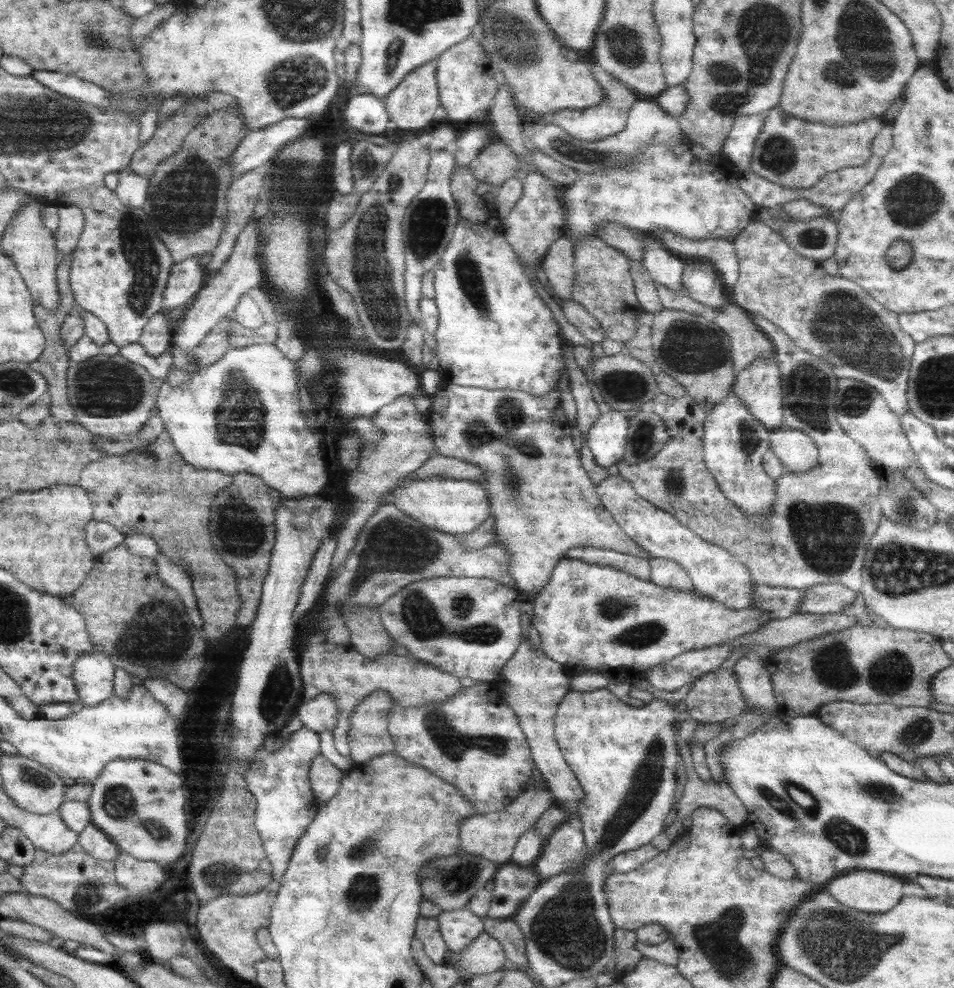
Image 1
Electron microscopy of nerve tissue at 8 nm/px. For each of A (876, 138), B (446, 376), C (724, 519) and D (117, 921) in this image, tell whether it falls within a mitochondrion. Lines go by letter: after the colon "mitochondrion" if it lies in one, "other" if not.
A: other
B: other
C: other
D: other

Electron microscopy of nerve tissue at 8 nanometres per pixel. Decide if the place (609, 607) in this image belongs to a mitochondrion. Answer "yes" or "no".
yes

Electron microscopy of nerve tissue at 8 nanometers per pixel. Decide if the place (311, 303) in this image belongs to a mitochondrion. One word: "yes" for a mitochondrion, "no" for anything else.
no

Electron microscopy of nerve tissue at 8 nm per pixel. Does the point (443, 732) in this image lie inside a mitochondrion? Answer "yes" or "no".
yes

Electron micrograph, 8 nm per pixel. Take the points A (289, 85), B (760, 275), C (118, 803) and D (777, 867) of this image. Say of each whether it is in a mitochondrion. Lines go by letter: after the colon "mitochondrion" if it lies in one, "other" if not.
A: mitochondrion
B: other
C: mitochondrion
D: other

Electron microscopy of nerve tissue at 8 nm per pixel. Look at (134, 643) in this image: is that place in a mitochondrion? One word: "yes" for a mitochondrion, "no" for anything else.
yes

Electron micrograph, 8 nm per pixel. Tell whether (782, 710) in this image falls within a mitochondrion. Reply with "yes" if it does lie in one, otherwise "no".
no

